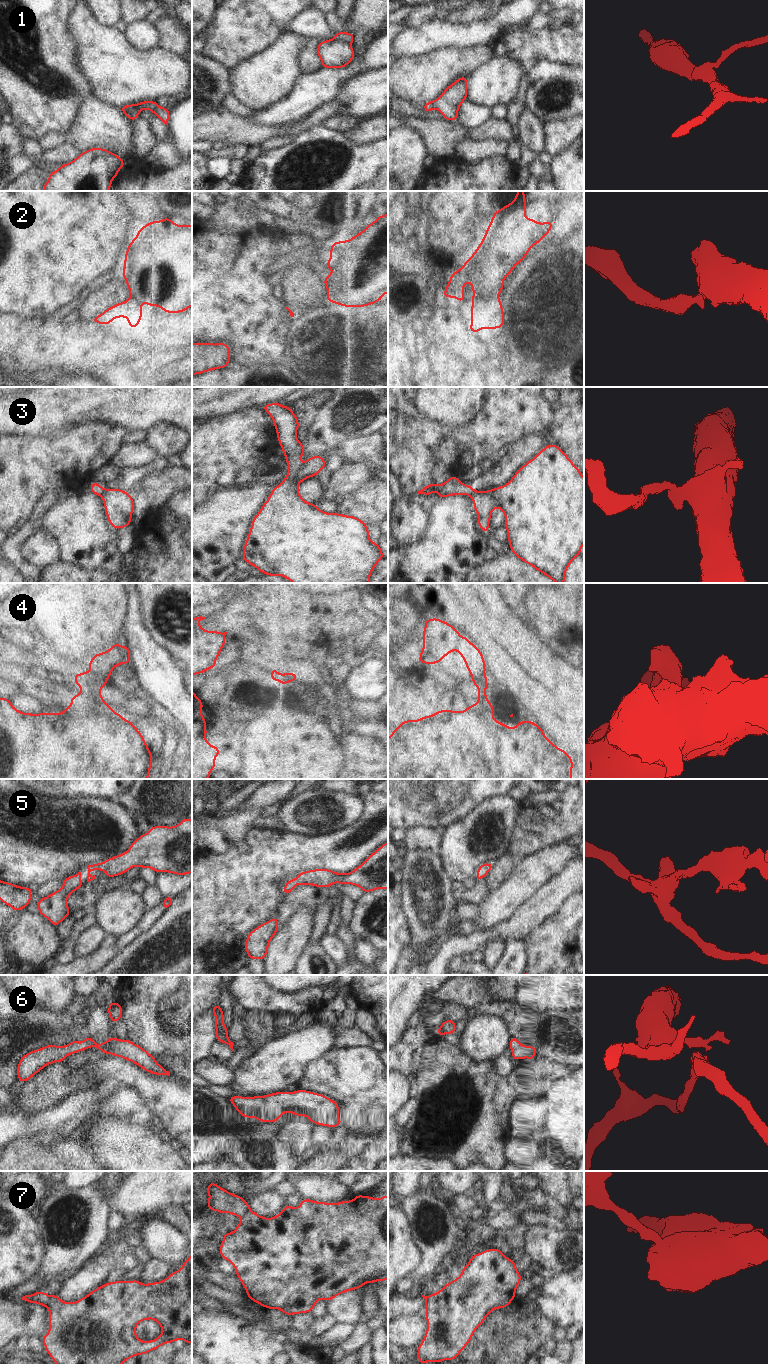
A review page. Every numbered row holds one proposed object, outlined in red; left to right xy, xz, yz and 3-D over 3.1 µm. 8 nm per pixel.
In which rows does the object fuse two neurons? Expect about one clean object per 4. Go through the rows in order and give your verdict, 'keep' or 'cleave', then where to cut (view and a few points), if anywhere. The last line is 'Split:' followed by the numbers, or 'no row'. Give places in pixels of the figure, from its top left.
1: cleave; cut in xz along (333, 39), (350, 44)
2: cleave; cut in yz along (473, 295), (485, 299), (497, 298)
3: cleave; cut in xz along (301, 463), (293, 473), (288, 474)
4: cleave; cut in xy along (99, 693), (87, 692), (82, 694)
5: keep; no cut
6: keep; no cut
7: cleave; cut in xy along (51, 1296), (47, 1306)
Split: 1, 2, 3, 4, 7

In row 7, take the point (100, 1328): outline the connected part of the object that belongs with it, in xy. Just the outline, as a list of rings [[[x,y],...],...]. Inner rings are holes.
[[[192,1254],[180,1270],[171,1273],[160,1282],[109,1282],[71,1303],[62,1301],[56,1294],[51,1296],[48,1310],[50,1328],[41,1342],[56,1364],[123,1364],[136,1355],[144,1355],[180,1338],[185,1343],[192,1343]],[[149,1319],[154,1319],[160,1325],[162,1333],[155,1340],[142,1341],[136,1335],[136,1326]]]

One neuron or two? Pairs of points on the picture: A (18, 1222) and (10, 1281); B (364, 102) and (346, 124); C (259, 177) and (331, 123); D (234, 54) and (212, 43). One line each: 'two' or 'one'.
A: one
B: two
C: two
D: one

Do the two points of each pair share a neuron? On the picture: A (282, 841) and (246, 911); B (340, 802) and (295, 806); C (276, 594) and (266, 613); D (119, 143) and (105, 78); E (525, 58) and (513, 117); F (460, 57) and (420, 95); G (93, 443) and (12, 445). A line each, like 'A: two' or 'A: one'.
A: one
B: one
C: two
D: two
E: one
F: one
G: one

